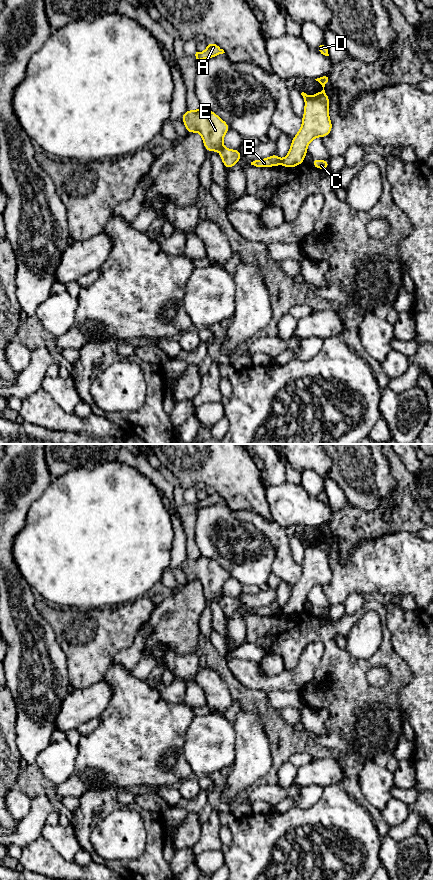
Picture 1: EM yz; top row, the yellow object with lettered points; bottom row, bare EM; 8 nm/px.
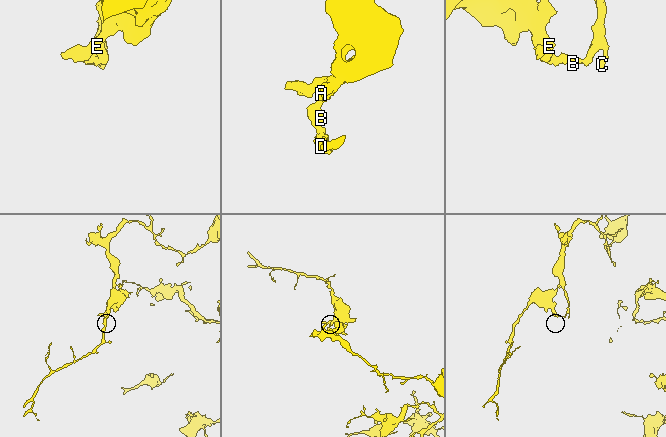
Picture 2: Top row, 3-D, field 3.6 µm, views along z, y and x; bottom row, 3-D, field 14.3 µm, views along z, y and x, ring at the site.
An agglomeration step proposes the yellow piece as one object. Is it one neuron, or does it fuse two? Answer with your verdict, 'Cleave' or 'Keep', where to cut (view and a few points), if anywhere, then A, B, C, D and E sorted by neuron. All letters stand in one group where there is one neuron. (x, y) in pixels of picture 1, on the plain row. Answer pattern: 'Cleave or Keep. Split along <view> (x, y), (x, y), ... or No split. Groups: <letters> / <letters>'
Cleave. Split along yz (281, 608), (282, 611). Groups: A B E / C D

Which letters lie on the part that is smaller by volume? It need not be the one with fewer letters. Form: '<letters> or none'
A, B, E

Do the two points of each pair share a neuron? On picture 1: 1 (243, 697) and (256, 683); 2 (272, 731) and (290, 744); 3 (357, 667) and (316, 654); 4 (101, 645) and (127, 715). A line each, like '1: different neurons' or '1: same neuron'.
1: different neurons
2: same neuron
3: different neurons
4: different neurons

